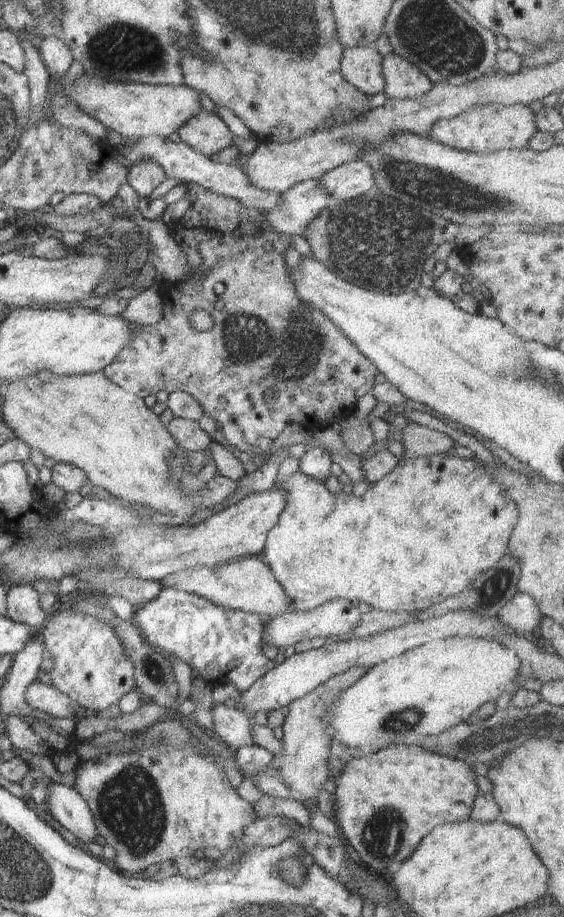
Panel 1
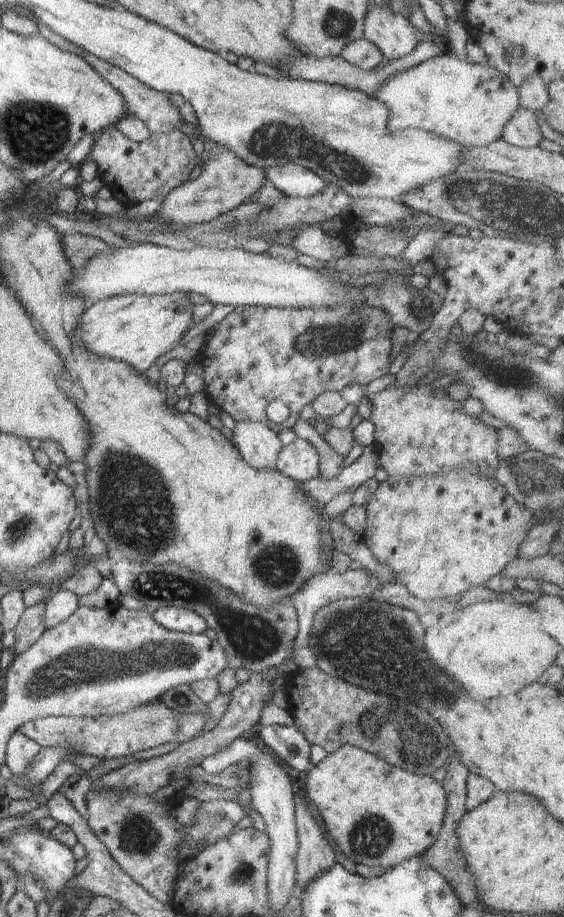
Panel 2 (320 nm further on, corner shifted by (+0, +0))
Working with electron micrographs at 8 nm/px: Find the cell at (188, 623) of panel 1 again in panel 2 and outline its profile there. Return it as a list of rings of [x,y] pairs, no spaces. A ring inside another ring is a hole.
[[[163,607],[151,613],[152,620],[170,632],[200,635],[209,628],[202,616],[185,608]]]

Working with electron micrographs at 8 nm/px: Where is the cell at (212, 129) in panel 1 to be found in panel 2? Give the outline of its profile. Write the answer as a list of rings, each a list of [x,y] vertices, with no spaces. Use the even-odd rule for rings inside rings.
[[[83,51],[79,57],[84,59],[96,72],[99,72],[100,76],[103,76],[108,82],[110,82],[110,84],[125,100],[128,113],[144,122],[146,124],[146,128],[150,130],[150,133],[168,134],[172,132],[172,130],[179,130],[180,125],[184,123],[182,115],[180,114],[180,108],[172,104],[170,101],[172,96],[142,84],[142,82],[135,79],[125,70],[122,70],[120,67],[110,64],[89,52]]]

